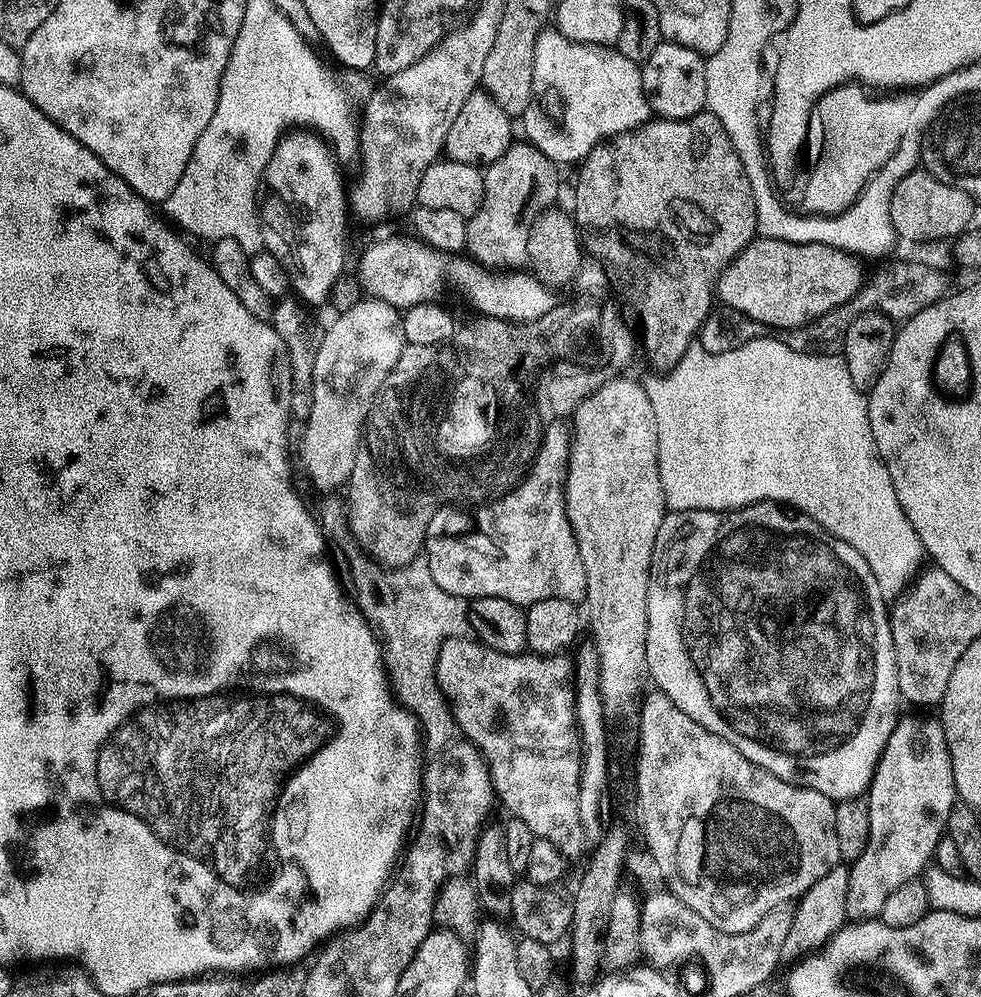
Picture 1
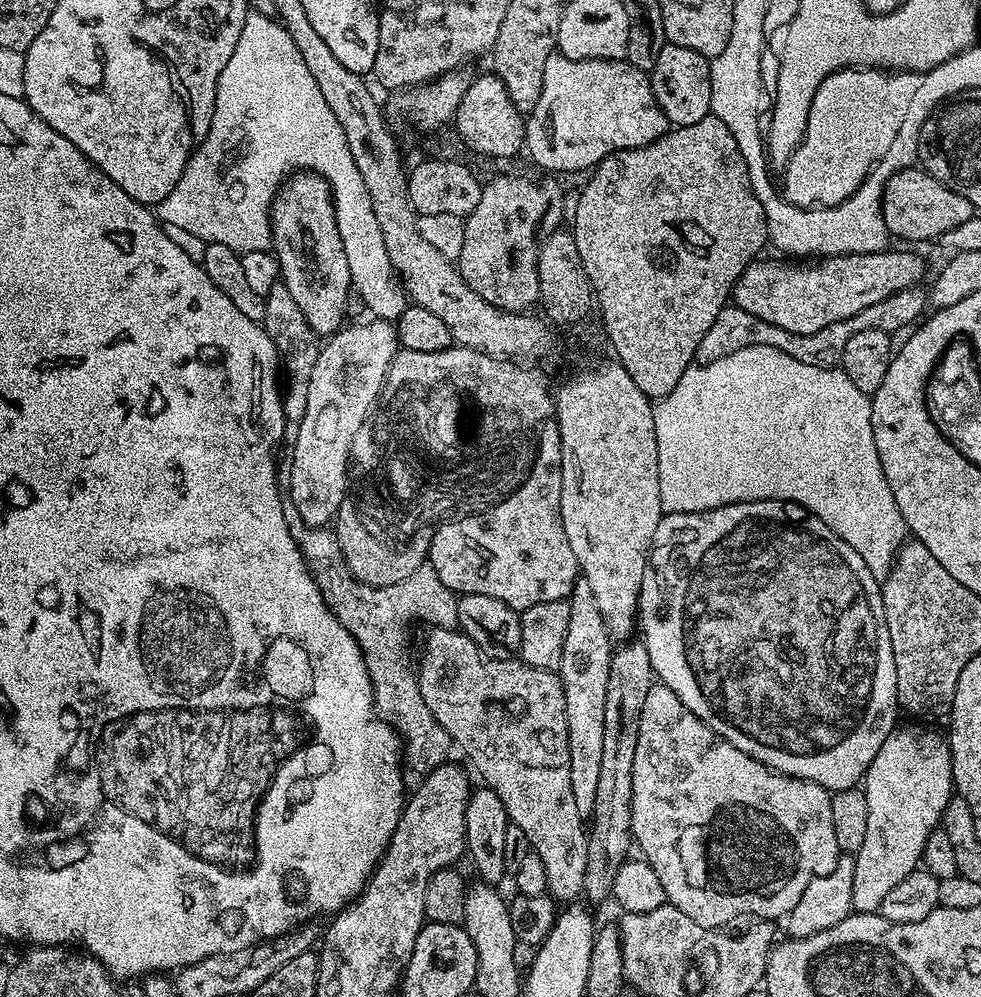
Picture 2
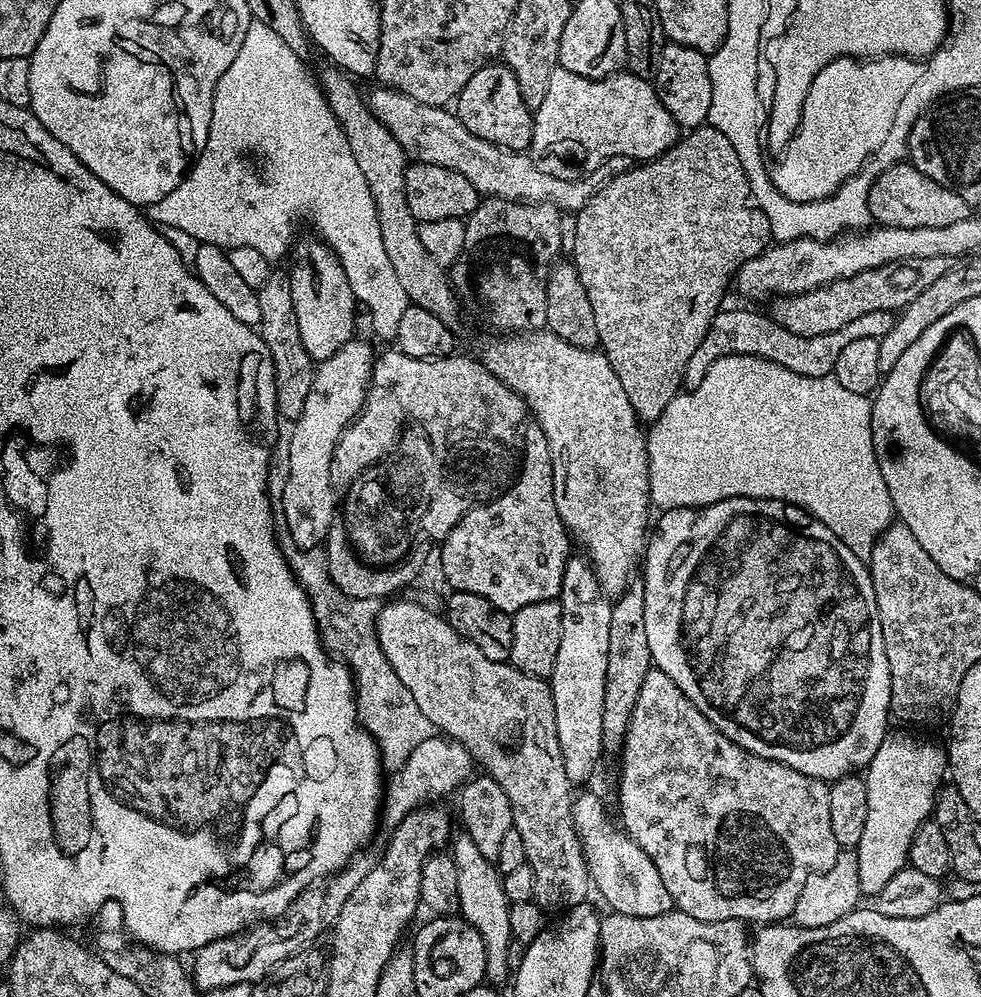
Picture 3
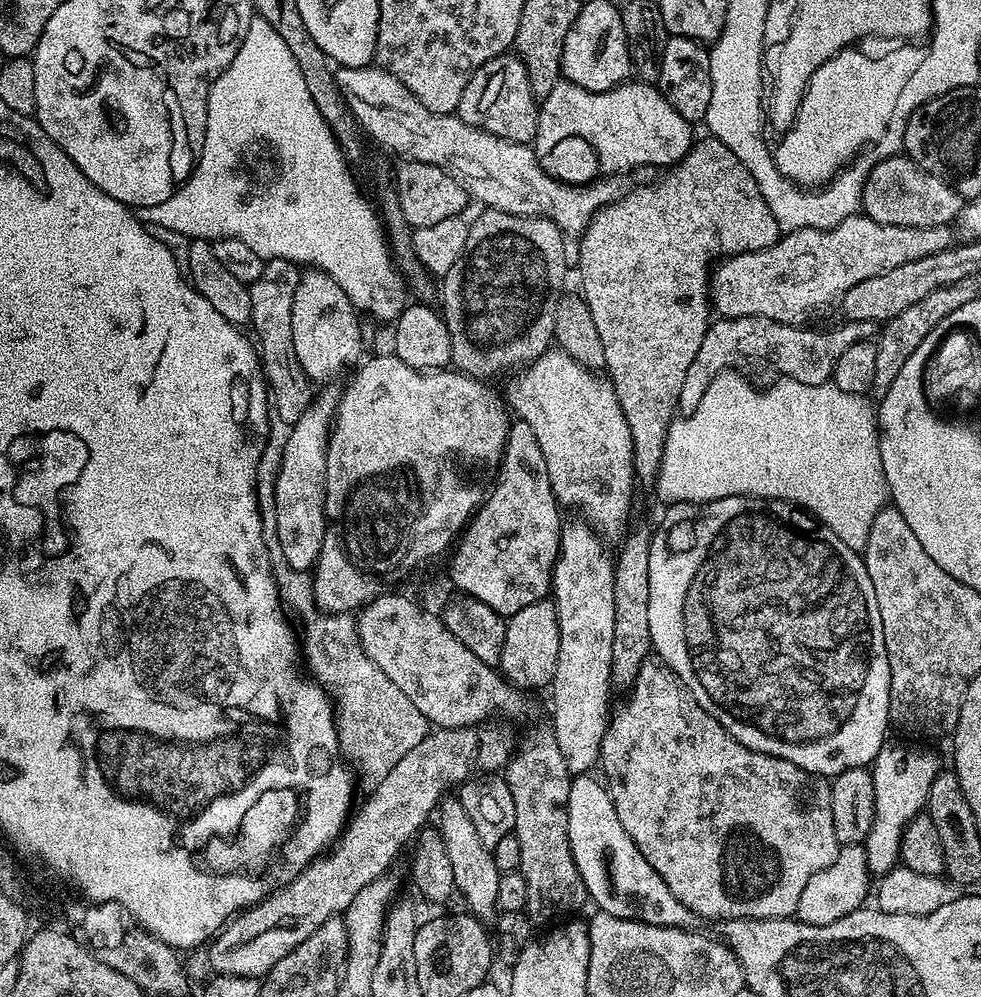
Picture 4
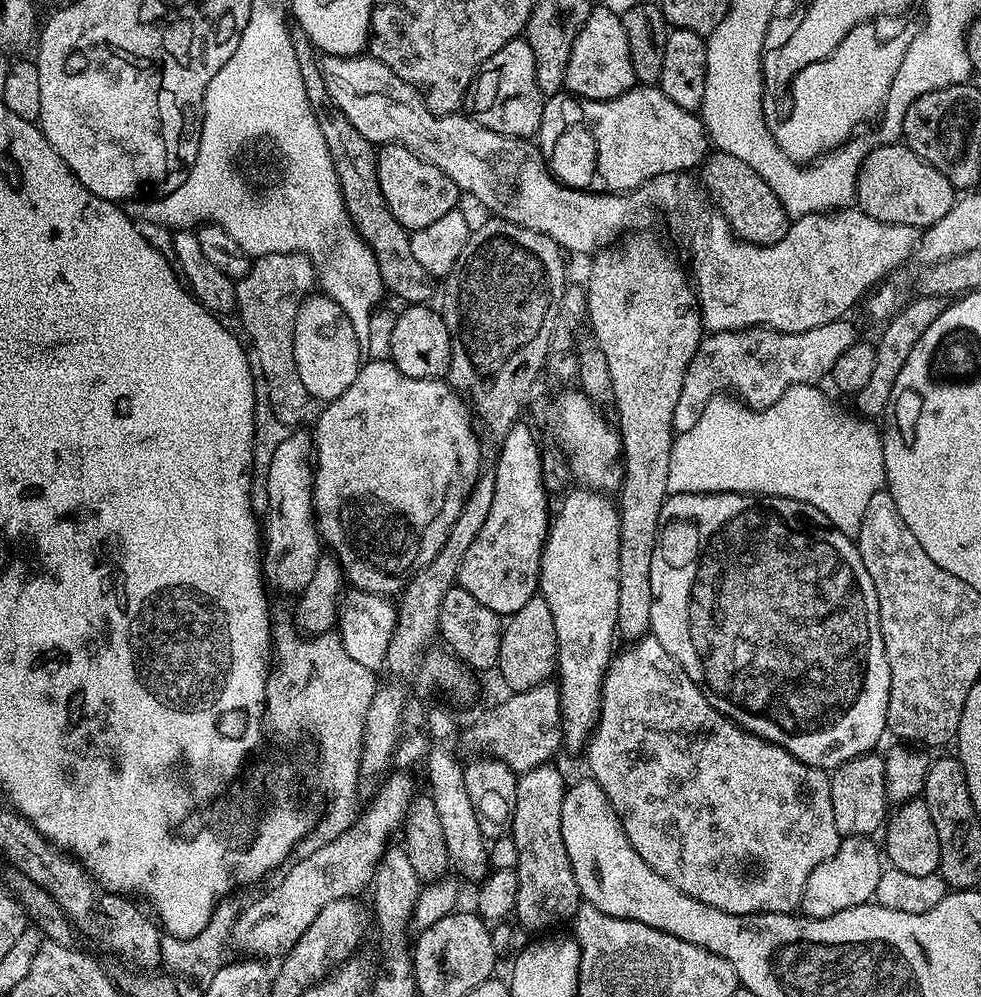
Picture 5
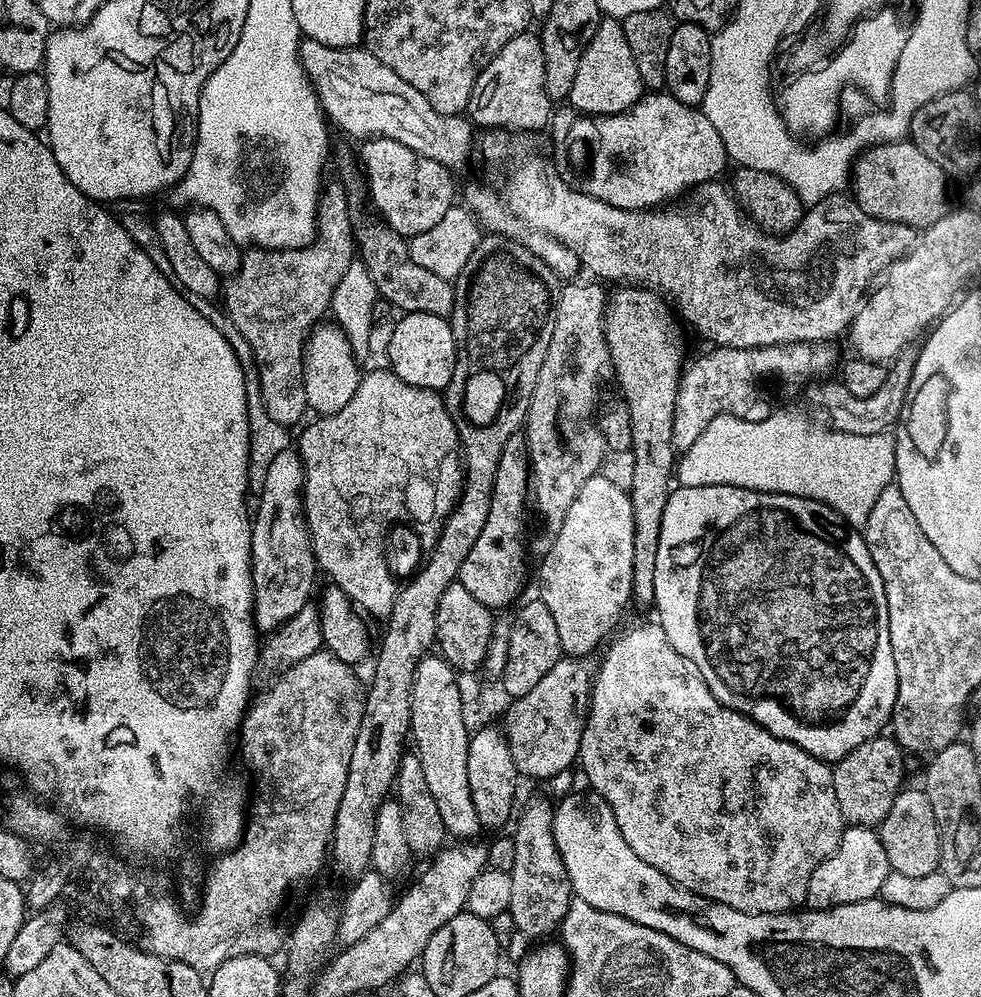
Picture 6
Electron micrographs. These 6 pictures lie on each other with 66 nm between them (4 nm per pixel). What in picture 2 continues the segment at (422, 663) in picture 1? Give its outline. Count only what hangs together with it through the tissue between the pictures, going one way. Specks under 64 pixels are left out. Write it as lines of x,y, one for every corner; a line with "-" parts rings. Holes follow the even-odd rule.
300,526
295,529
294,535
325,602
333,614
340,617
346,630
350,630
364,652
376,715
387,720
406,741
402,752
407,763
409,760
412,764
421,764
424,770
431,770
445,763
449,759
448,748
453,747
453,742
446,730
442,730
440,723
432,719
422,698
414,656
408,653
408,648
404,645
408,640
404,631
411,620
425,620
428,626
438,628
456,628
457,593
449,590
436,572
419,572
416,567
413,570
416,576
410,574
412,580
406,578
385,588
372,587
349,574
336,533
331,527

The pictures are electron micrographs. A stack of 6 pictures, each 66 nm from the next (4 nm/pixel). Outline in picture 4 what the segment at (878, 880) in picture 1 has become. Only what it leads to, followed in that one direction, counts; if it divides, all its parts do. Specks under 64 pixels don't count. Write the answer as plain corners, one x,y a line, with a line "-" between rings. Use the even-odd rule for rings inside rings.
908,742
912,744
892,744
885,743
880,748
879,753
873,760
870,771
874,778
875,814
874,823
870,828
865,840
867,850
867,866
873,875
881,876
895,867
899,861
901,836
909,821
919,815
927,805
930,786
933,785
934,778
941,769
937,756
930,750
918,745
918,742

